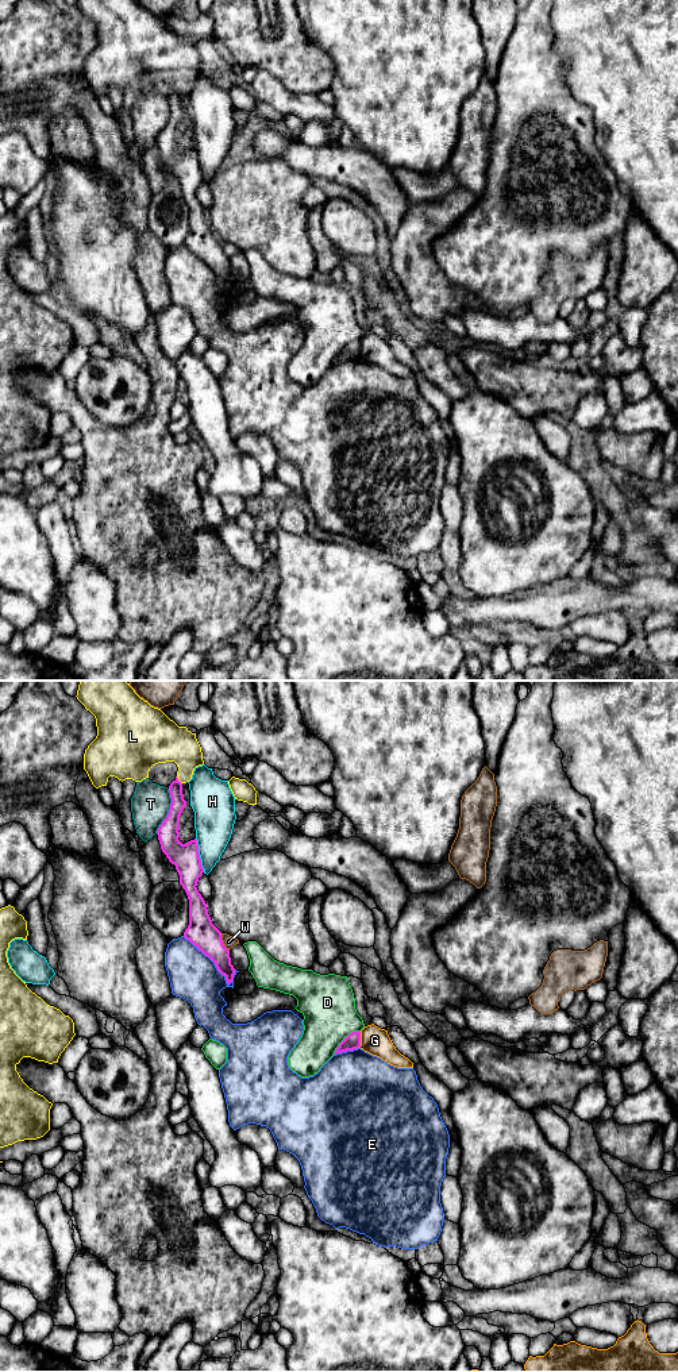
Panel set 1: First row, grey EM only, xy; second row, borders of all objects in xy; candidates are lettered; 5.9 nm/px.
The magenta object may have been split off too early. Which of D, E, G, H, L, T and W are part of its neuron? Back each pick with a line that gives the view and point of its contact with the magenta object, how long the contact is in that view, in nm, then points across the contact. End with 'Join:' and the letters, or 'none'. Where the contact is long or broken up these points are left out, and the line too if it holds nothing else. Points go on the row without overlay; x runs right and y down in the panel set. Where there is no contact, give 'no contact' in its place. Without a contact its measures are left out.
Join: none

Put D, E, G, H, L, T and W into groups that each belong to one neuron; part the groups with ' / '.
D / E / G / H / L / T / W

